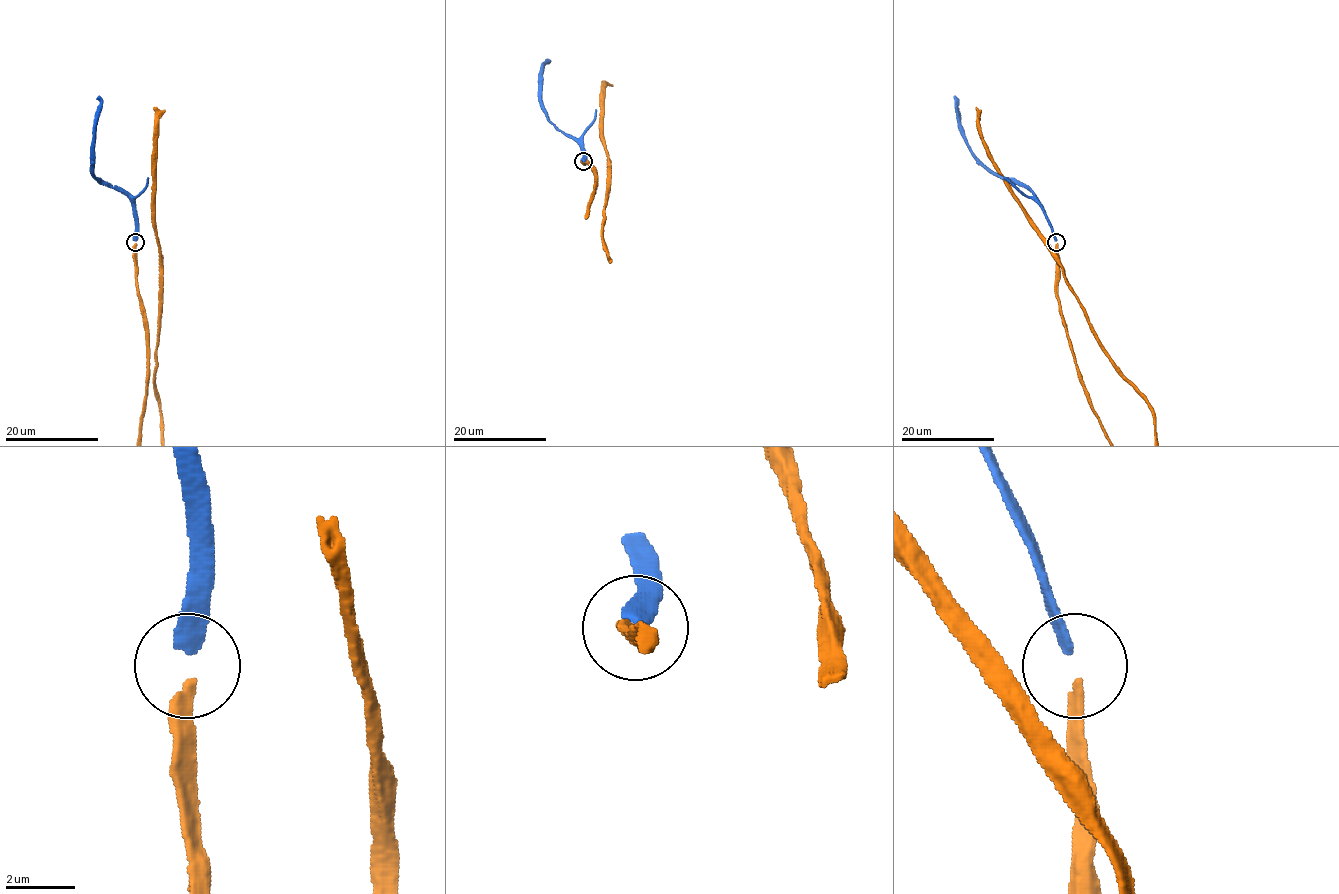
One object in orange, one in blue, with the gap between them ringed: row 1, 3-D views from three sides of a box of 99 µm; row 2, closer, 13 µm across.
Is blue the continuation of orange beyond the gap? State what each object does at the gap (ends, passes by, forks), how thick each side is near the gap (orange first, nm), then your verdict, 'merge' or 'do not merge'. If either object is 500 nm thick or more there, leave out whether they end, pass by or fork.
orange ends there; blue ends there; 320 nm thick on the orange side, 360 nm on the other; merge

